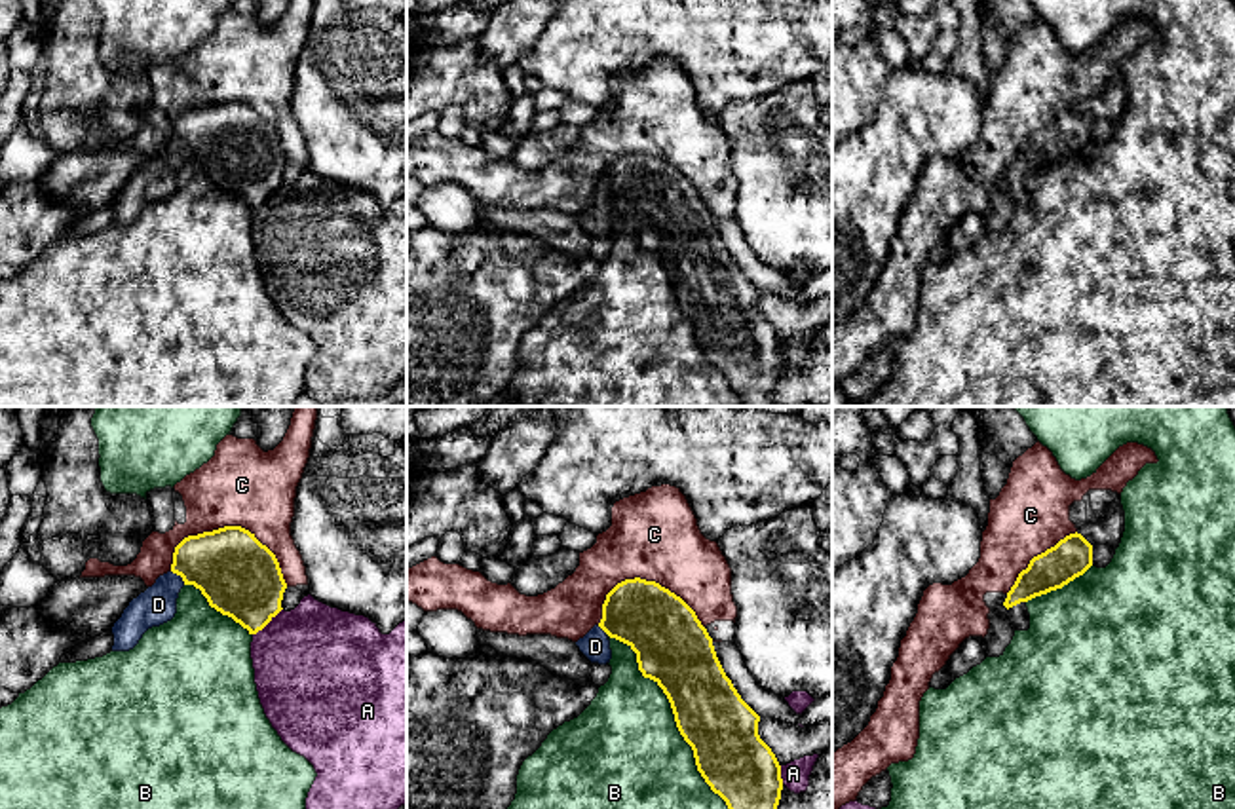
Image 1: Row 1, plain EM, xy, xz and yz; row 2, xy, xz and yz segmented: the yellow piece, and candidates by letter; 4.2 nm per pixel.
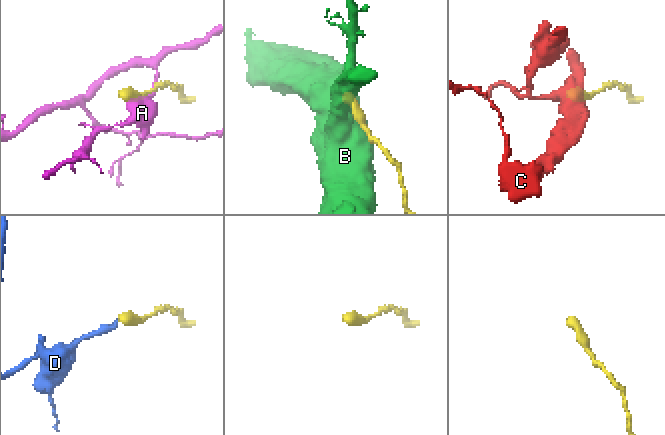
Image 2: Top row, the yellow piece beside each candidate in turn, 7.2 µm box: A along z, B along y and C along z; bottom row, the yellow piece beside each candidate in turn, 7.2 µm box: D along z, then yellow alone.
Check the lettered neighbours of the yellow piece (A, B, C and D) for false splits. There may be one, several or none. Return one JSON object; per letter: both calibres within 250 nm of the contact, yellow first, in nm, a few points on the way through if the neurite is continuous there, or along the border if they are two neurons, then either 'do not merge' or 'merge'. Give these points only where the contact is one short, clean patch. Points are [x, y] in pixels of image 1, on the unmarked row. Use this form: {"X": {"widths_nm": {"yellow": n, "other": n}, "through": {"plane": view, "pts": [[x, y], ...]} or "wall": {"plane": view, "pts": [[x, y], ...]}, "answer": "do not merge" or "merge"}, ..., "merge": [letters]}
{"A": {"widths_nm": {"yellow": 340, "other": 480}, "answer": "do not merge"}, "B": {"widths_nm": {"yellow": 300, "other": 500}, "answer": "do not merge"}, "C": {"widths_nm": {"yellow": 340, "other": 340}, "answer": "do not merge"}, "D": {"widths_nm": {"yellow": 340, "other": 160}, "through": {"plane": "xy", "pts": [[238, 150], [179, 149], [158, 179]]}, "answer": "merge"}, "merge": ["D"]}

